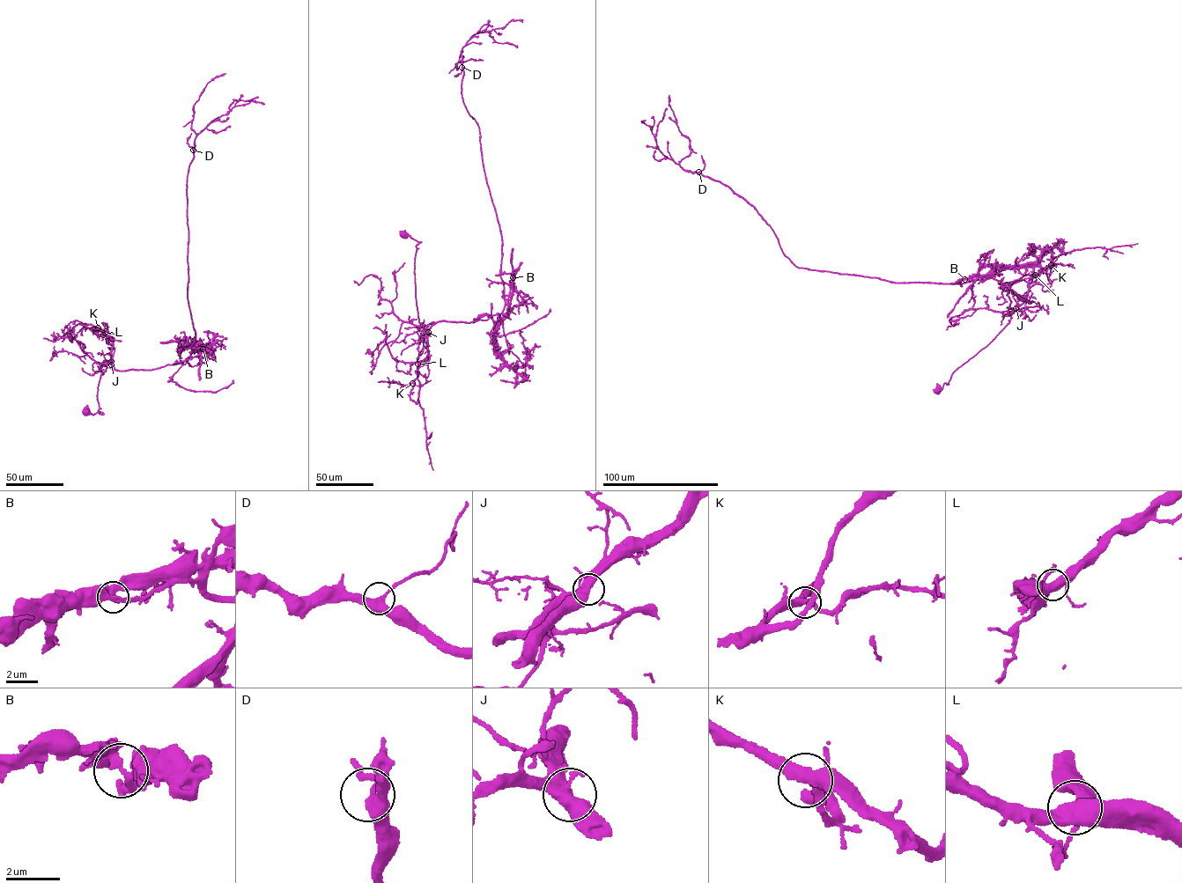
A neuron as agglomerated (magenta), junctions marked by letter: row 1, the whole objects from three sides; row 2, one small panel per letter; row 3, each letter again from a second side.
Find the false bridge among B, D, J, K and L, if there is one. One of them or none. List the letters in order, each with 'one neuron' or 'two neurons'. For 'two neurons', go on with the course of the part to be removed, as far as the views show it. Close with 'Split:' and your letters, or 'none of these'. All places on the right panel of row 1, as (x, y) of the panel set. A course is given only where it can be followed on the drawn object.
B: two neurons; course (964, 279), (985, 275), (1001, 266), (1031, 266), (1048, 247), (1035, 248), (1016, 261)
D: one neuron
J: one neuron
K: one neuron
L: one neuron
Split: B

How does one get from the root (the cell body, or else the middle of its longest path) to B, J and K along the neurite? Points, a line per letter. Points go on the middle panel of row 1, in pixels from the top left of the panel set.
B: (403, 234), (421, 242), (415, 296), (426, 331), (439, 321), (499, 314), (513, 277)
J: (403, 234), (421, 242), (416, 246), (415, 296), (418, 322), (428, 332)
K: (403, 234), (421, 242), (416, 246), (415, 296), (418, 322), (427, 334), (428, 351), (412, 383)

